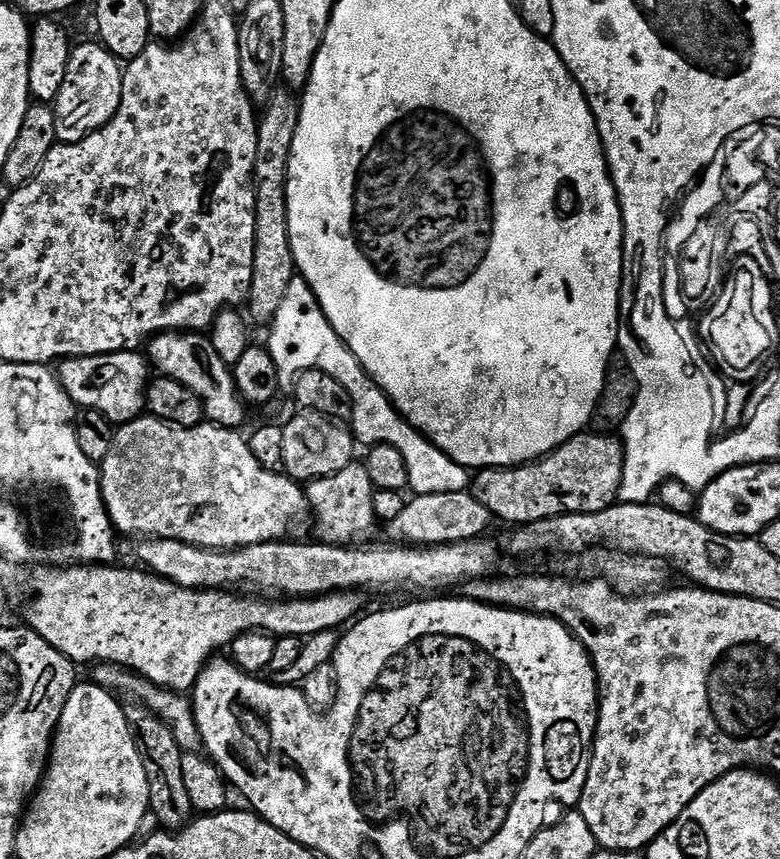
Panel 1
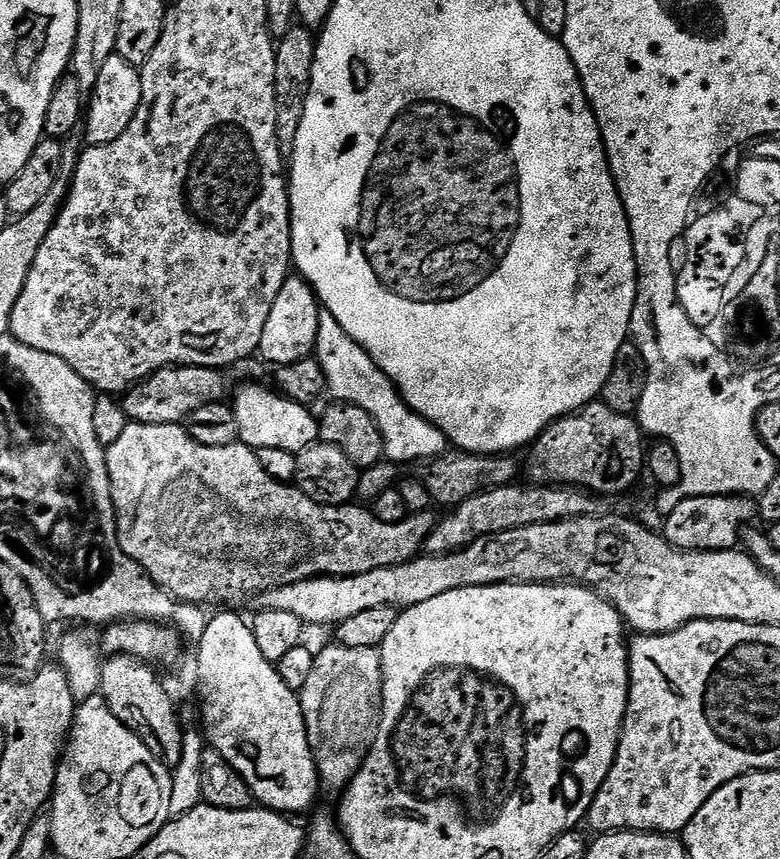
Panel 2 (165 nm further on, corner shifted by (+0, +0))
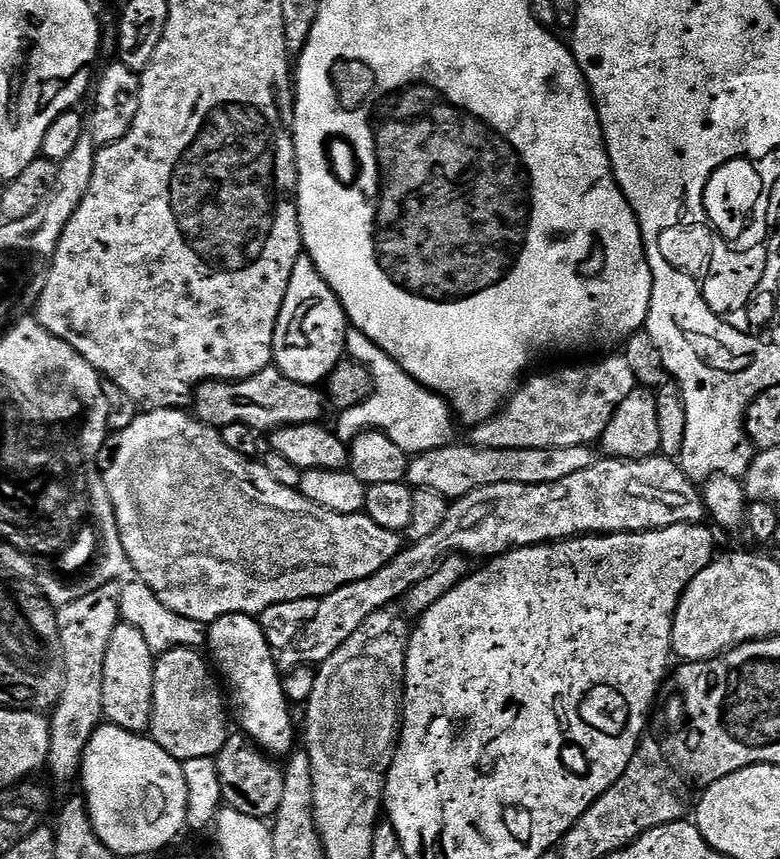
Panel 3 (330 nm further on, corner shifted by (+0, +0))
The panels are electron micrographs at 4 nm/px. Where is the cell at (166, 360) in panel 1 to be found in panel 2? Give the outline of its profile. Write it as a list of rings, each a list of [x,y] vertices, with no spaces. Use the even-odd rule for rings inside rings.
[[[260,382],[241,384],[244,385],[240,388],[240,396],[231,397],[230,400],[240,427],[239,443],[253,450],[262,447],[277,447],[280,450],[298,453],[306,446],[320,440],[320,421],[314,414],[312,417],[313,409],[309,405],[294,402],[271,387],[270,389],[263,388]]]

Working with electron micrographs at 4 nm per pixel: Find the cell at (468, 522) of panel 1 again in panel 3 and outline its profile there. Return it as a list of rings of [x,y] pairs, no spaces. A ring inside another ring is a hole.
[[[154,408],[141,411],[130,426],[119,432],[120,445],[116,448],[116,457],[113,458],[109,468],[103,469],[104,485],[116,515],[120,541],[128,560],[132,563],[132,569],[144,579],[144,584],[150,586],[150,590],[154,590],[158,599],[179,616],[197,620],[205,626],[211,626],[218,618],[230,614],[259,617],[262,610],[270,606],[278,606],[278,602],[294,602],[298,598],[323,598],[342,586],[358,582],[362,578],[370,578],[370,574],[378,574],[378,570],[382,570],[382,566],[389,564],[400,552],[401,533],[382,530],[378,522],[358,512],[338,514],[319,508],[314,502],[305,498],[299,490],[287,488],[276,482],[270,476],[270,471],[264,468],[263,463],[230,450],[230,446],[226,446],[219,431],[211,424],[203,424],[196,419],[195,415],[188,413],[187,416],[186,413],[187,411],[178,408]]]

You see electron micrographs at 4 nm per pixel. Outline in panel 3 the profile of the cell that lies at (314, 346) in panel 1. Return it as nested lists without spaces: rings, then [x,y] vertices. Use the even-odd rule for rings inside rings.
[[[352,330],[349,331],[344,347],[351,359],[370,370],[372,393],[366,402],[339,413],[340,425],[335,425],[334,431],[341,440],[348,442],[368,429],[380,429],[404,452],[415,454],[444,448],[457,439],[456,428],[452,425],[454,413],[448,401],[406,374],[406,370],[402,370],[402,366],[398,366],[398,362],[394,362],[386,350],[382,350],[382,346],[366,338],[366,334]]]

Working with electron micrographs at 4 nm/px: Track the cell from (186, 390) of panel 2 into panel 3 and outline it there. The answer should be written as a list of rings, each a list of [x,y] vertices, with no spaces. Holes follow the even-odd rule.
[[[269,366],[262,369],[258,374],[254,374],[245,380],[208,380],[201,384],[194,393],[194,415],[203,424],[211,424],[213,428],[219,430],[234,422],[242,422],[246,426],[256,429],[261,434],[271,434],[278,428],[293,428],[299,424],[315,424],[323,421],[324,404],[326,408],[326,396],[319,387],[294,382],[286,378],[280,369]]]

